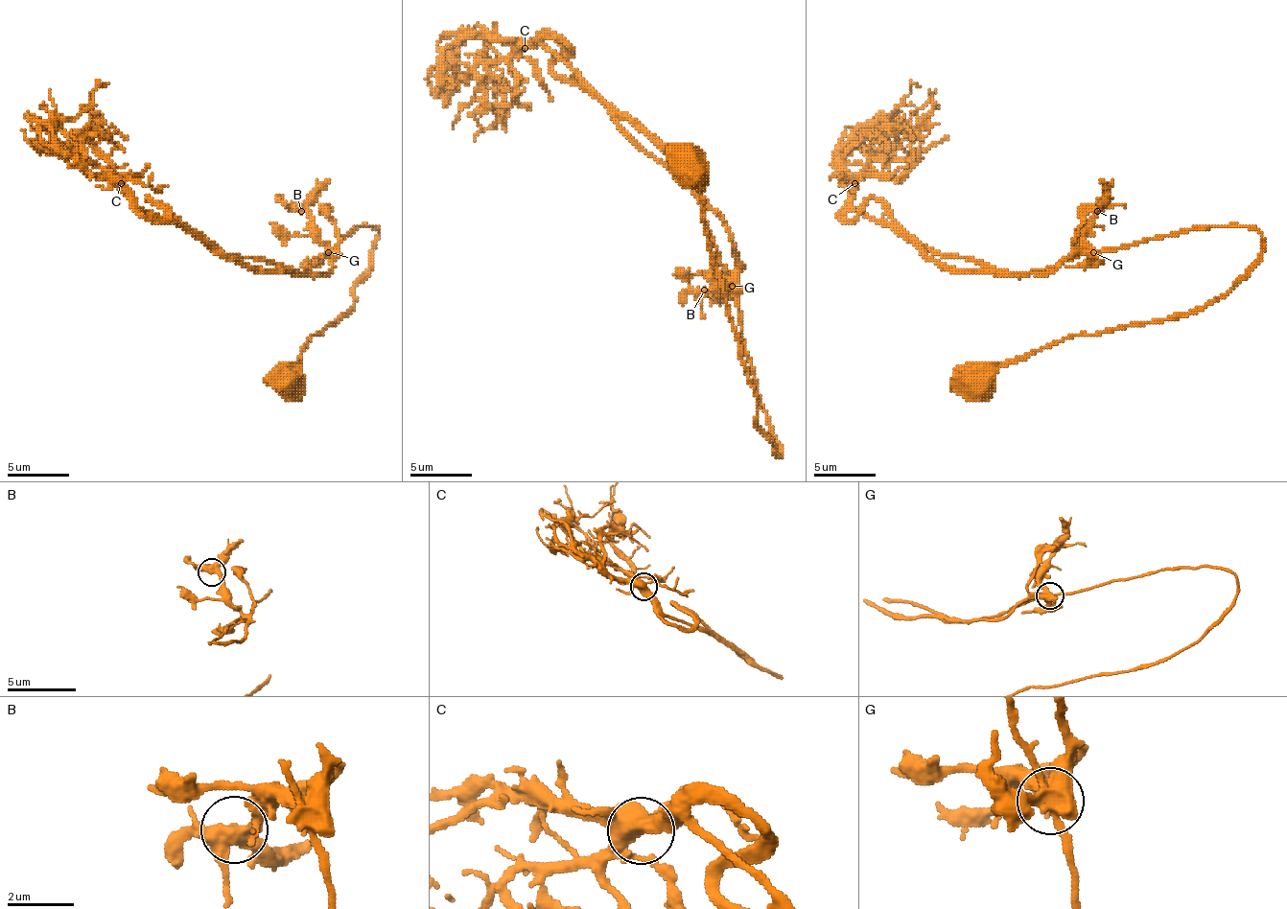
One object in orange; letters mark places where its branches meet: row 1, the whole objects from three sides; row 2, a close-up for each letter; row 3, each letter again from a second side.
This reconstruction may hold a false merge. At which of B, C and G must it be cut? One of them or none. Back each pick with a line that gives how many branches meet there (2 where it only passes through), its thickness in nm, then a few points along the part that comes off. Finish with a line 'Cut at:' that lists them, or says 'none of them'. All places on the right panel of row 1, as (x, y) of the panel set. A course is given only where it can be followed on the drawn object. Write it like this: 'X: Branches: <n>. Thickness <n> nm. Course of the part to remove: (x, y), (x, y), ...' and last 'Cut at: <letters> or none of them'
Cut at: none of them

